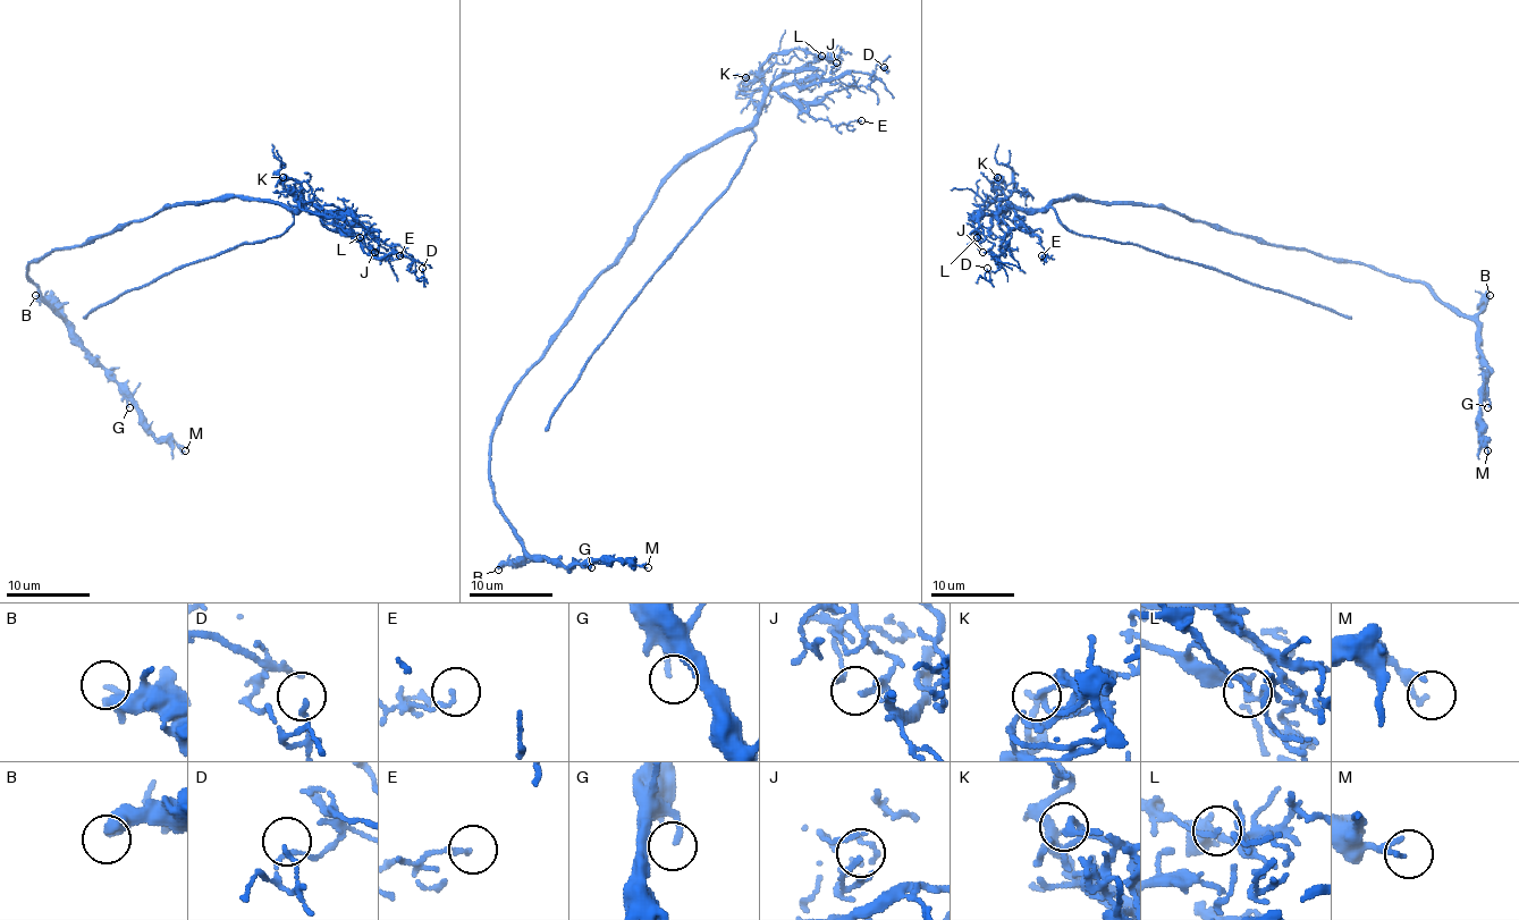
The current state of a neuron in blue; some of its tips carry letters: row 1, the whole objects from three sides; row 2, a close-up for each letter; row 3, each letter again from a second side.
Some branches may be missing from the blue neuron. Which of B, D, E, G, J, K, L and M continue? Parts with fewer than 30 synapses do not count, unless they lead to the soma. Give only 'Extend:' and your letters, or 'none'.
Extend: none

